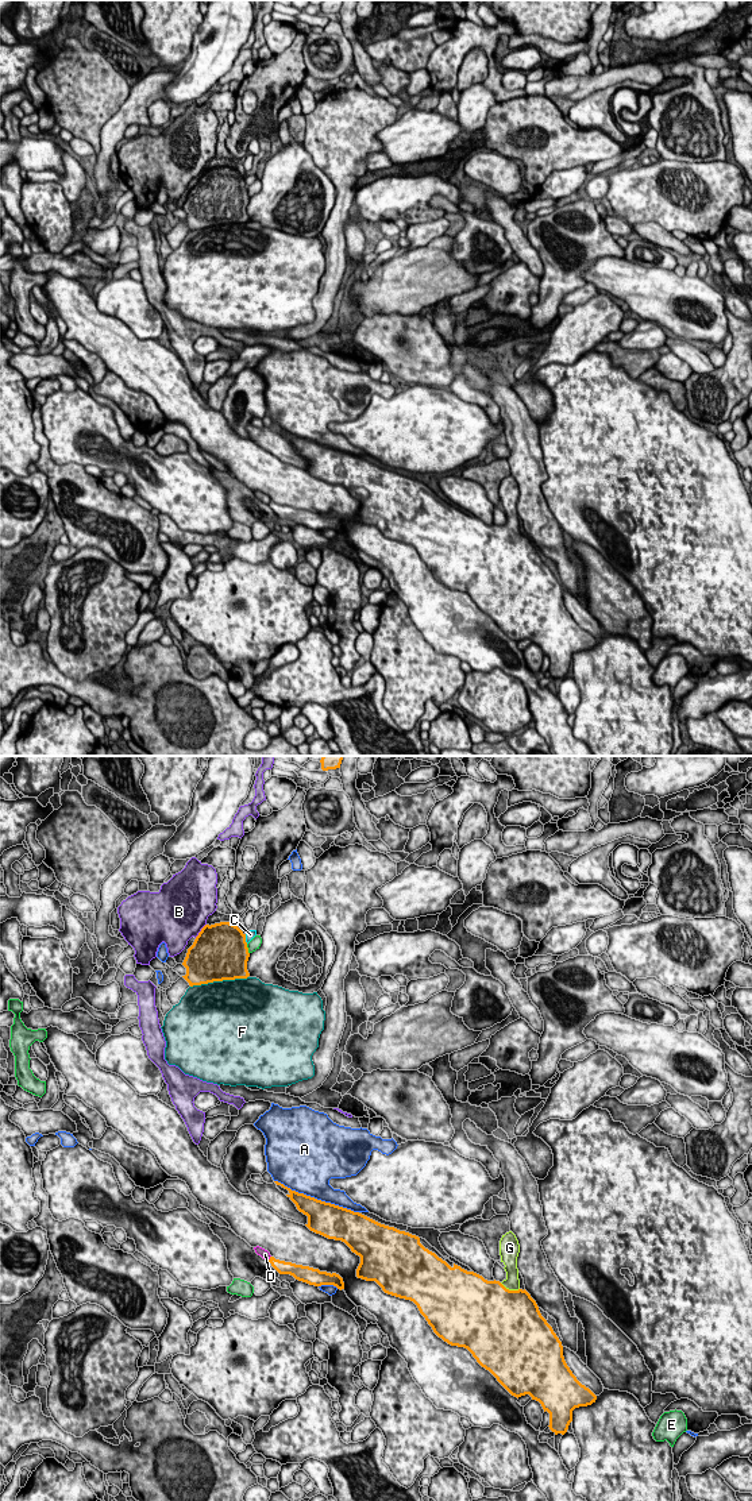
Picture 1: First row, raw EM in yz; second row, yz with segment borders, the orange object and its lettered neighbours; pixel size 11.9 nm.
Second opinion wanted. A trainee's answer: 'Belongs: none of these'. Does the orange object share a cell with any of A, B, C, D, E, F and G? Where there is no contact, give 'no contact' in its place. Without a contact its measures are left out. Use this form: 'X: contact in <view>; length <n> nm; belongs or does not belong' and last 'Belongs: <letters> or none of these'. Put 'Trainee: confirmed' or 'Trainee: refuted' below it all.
A: contact in yz; length 1100 nm; does not belong
B: contact in yz; length 220 nm; does not belong
C: contact in yz; length 120 nm; does not belong
D: contact in yz; length 70 nm; does not belong
E: contact in yz; length 130 nm; does not belong
F: contact in yz; length 700 nm; does not belong
G: contact in yz; length 260 nm; belongs
Belongs: G
Trainee: refuted

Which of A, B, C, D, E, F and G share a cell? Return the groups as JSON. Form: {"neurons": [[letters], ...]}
{"neurons": [["A"], ["B"], ["C"], ["D"], ["E"], ["F"], ["G"]]}

